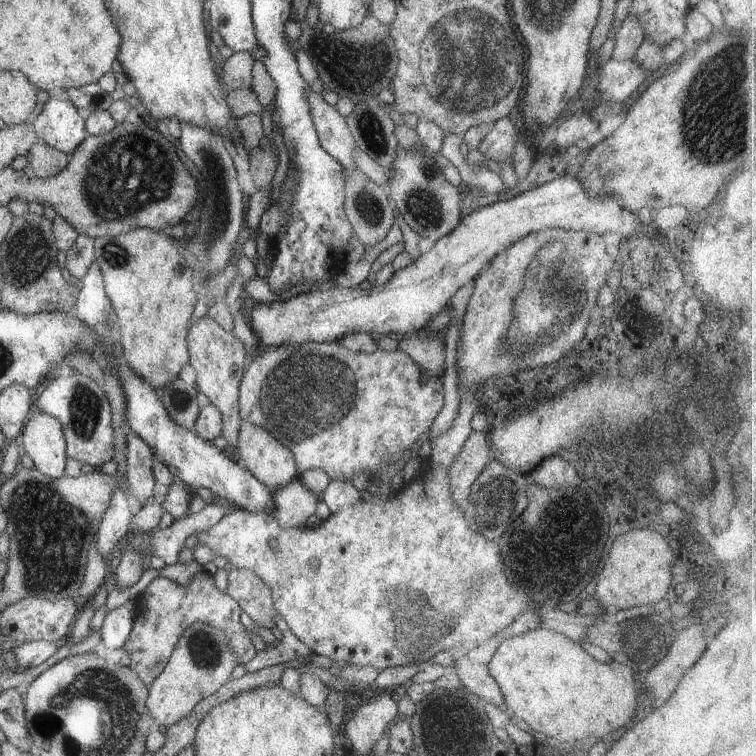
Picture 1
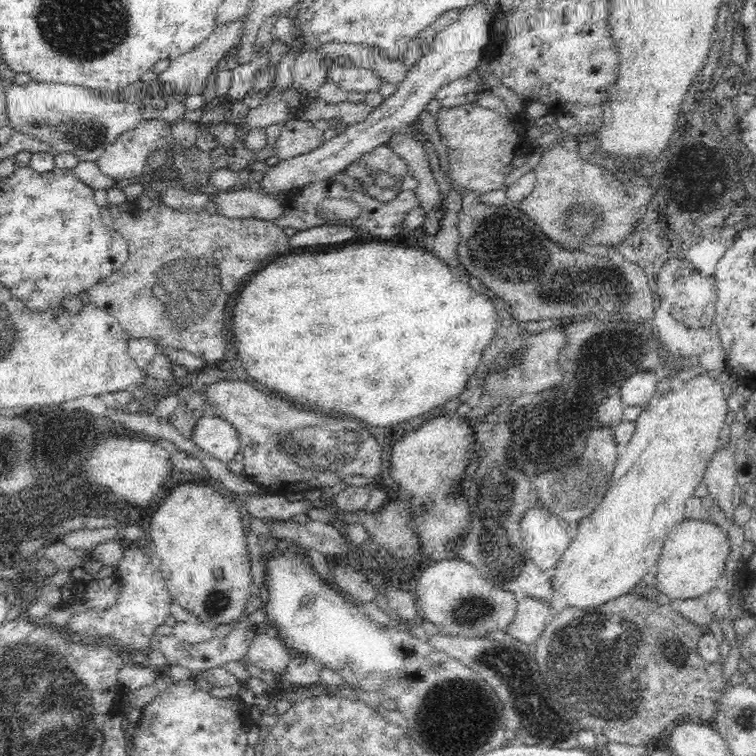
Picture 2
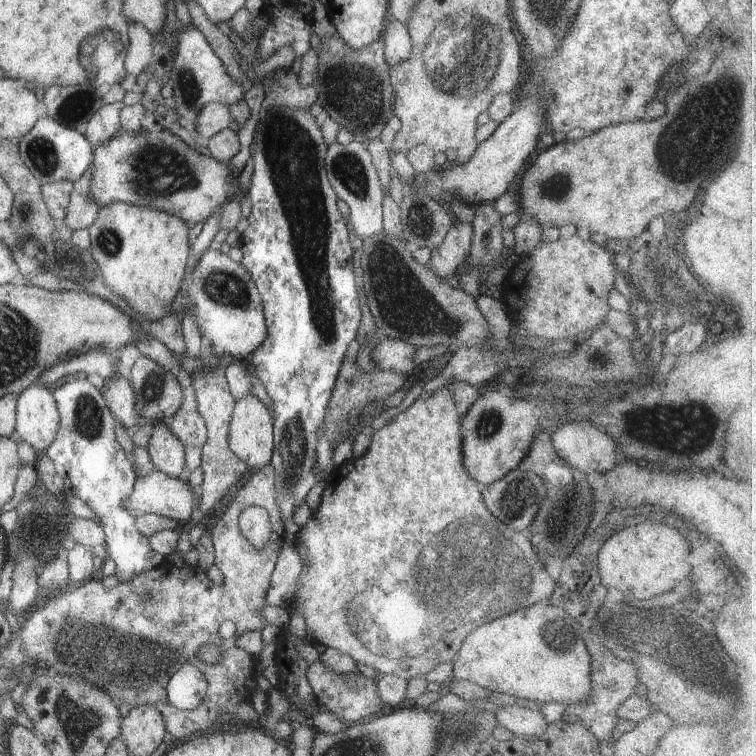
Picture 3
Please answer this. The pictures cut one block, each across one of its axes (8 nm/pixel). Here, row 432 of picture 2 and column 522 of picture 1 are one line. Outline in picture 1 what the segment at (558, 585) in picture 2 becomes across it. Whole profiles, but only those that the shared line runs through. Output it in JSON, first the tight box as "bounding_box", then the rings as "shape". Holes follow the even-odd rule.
{"bounding_box":[486,626,638,744],"shape":[[[539,626],[522,636],[506,638],[496,649],[490,662],[486,665],[492,678],[502,691],[505,706],[513,718],[530,725],[534,735],[555,744],[579,742],[583,738],[595,736],[606,738],[622,726],[630,726],[638,714],[638,688],[624,678],[616,676],[612,666],[596,662],[582,647],[563,634]]]}

